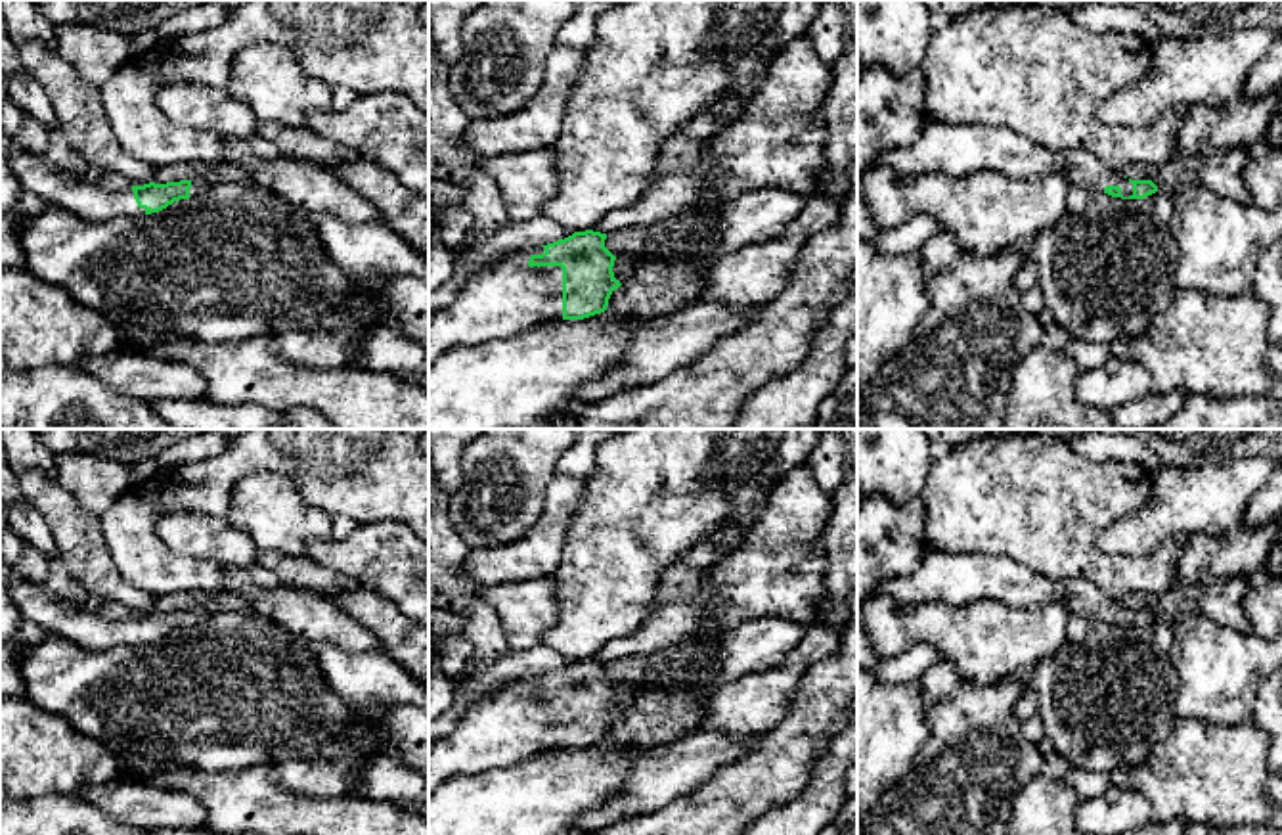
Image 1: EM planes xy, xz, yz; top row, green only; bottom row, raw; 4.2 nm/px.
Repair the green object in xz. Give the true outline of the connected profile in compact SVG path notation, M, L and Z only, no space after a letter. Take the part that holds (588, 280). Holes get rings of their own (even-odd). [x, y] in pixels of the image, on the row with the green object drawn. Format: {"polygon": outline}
{"polygon": "M586 230L517 251L499 262L473 272L453 299L429 314L429 366L452 347L476 347L490 339L601 314L608 299L633 272L635 257L614 257L605 247L607 234Z"}

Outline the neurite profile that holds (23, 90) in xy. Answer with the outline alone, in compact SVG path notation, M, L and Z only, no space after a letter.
M0 13L0 71L8 79L8 98L25 113L46 124L57 126L54 105L44 88L23 67L17 46L11 42L6 21Z

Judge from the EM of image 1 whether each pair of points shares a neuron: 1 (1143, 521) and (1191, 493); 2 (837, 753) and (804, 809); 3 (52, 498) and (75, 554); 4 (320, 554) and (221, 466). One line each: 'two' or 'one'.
1: one
2: one
3: one
4: two

